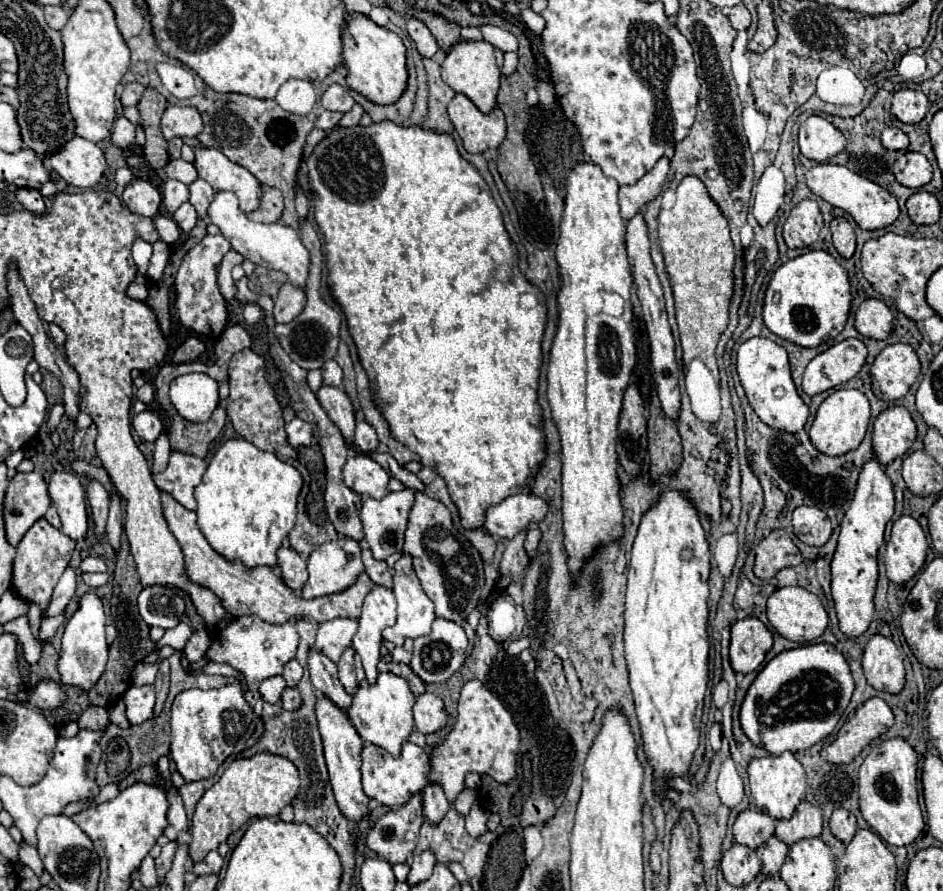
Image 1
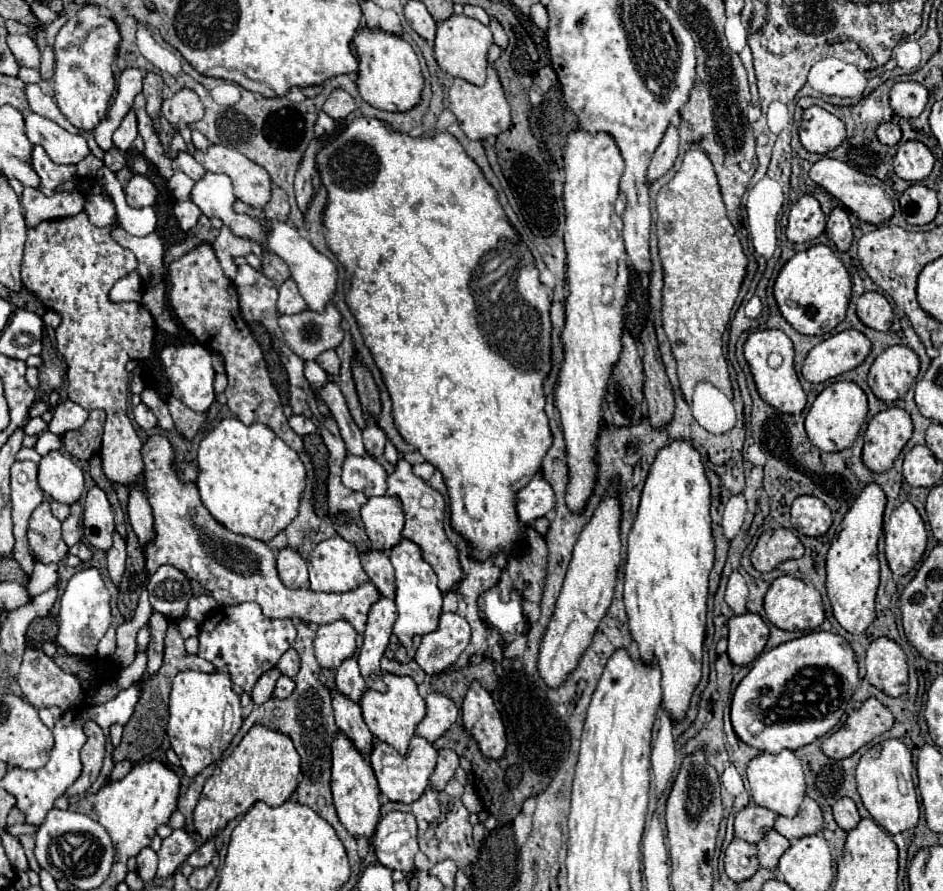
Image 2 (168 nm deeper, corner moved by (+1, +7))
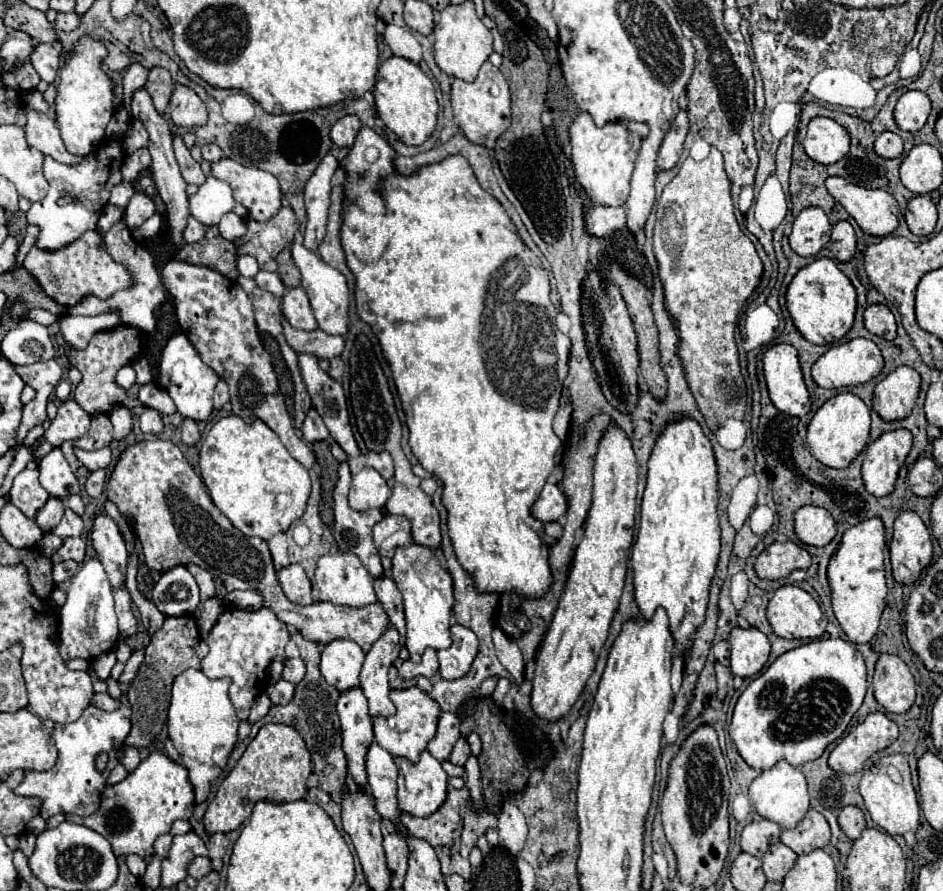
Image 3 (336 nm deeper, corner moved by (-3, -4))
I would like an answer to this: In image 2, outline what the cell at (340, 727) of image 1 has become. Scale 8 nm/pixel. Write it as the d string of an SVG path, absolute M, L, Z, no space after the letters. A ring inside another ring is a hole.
M337 733L333 743L333 775L331 775L331 791L333 801L337 809L337 817L343 823L343 827L355 837L367 837L375 833L375 827L379 823L379 785L375 779L375 773L369 765L369 761L363 759L363 755L353 747L353 743L343 735Z

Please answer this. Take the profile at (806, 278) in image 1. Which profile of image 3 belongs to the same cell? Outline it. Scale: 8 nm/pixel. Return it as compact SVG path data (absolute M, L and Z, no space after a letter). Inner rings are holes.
M819 258L803 266L787 288L787 310L801 336L813 344L839 342L853 326L857 294L849 278L837 268L831 258Z

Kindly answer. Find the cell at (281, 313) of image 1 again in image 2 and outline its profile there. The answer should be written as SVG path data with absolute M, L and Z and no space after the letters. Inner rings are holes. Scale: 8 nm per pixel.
M287 279L281 287L279 287L279 299L277 299L277 311L279 313L301 313L305 311L307 305L303 301L303 297L299 295L299 289L295 285L293 279Z

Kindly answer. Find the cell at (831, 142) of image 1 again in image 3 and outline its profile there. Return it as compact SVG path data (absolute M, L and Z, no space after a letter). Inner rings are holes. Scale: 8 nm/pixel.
M813 118L803 142L807 156L819 164L835 164L849 152L849 132L831 118Z

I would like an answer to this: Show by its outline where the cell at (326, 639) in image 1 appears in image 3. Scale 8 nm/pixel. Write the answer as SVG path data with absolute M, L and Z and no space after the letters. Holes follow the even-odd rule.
M333 640L325 644L321 652L321 674L323 678L345 692L359 684L359 672L365 660L365 652L353 640Z

